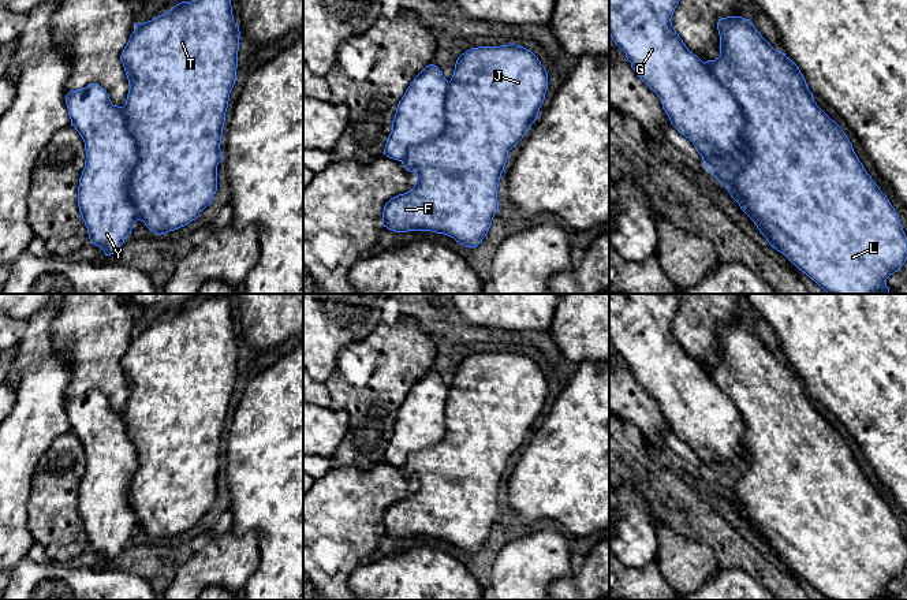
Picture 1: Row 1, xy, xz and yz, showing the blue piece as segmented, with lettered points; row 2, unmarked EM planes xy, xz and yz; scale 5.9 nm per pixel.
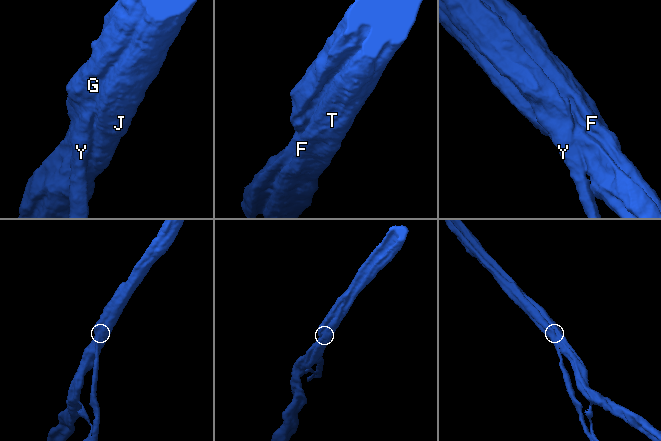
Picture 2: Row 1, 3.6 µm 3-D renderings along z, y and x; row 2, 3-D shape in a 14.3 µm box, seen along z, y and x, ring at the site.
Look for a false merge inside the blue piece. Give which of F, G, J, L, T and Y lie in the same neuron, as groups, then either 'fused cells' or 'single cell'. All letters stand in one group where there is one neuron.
F J L T / G Y; fused cells

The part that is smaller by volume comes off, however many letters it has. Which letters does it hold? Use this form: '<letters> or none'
G, Y

